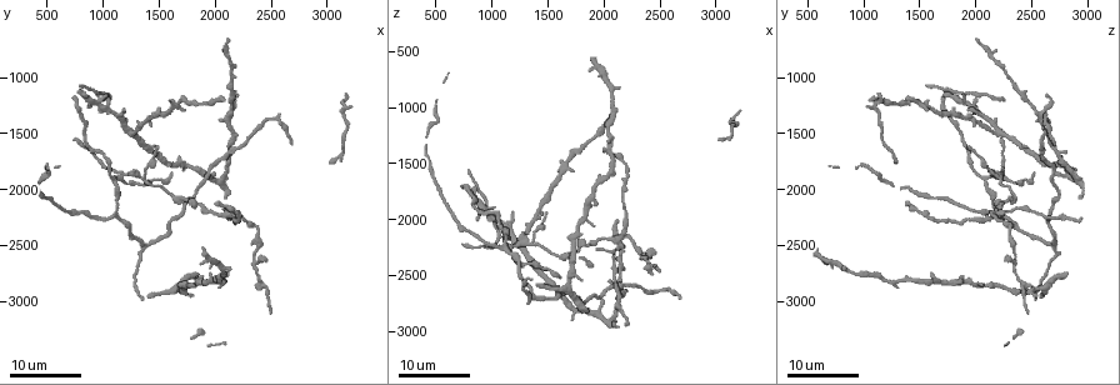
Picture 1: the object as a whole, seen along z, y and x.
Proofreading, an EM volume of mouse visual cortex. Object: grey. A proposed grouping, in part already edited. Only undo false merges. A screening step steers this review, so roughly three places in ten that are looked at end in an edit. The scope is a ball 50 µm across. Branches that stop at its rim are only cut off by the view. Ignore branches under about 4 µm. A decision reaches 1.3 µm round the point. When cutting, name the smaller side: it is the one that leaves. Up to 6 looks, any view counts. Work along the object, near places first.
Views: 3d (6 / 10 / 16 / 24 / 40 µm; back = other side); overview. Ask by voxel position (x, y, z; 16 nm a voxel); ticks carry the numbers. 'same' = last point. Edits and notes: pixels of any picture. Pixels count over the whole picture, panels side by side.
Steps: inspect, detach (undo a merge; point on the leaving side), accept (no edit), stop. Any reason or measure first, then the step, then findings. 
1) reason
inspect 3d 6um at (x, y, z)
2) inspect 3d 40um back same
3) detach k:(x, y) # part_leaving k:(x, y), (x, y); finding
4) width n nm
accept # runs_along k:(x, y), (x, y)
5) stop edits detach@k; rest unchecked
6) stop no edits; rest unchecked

inspect 3d 16um at (1280, 1500, 2180)

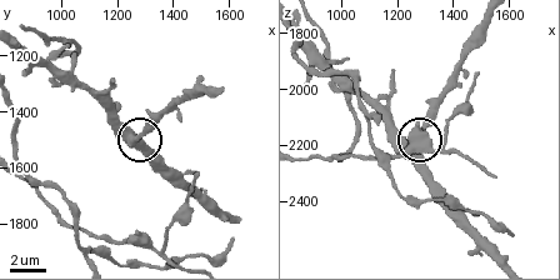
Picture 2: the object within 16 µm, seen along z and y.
zoom in
inspect 3d 6um same

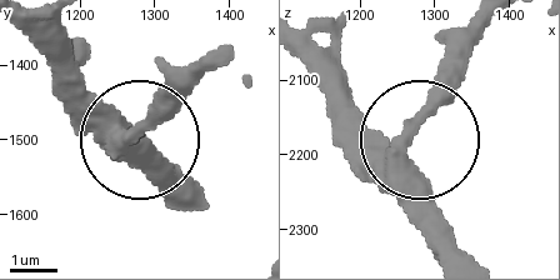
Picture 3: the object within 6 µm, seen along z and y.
inspect 3d 6um back at (1250, 1485, 2180)

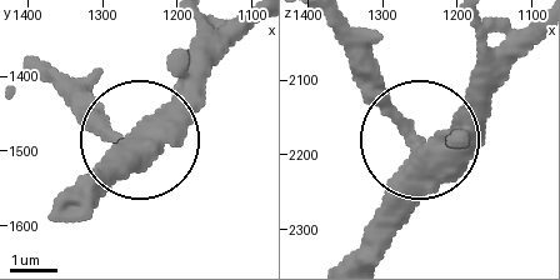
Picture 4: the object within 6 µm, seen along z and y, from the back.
accept # runs_along 4:(349, 254), (413, 146), (500, 79); one cell here

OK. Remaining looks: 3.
three arms meet
inspect 3d 16um at (2140, 2200, 2180)

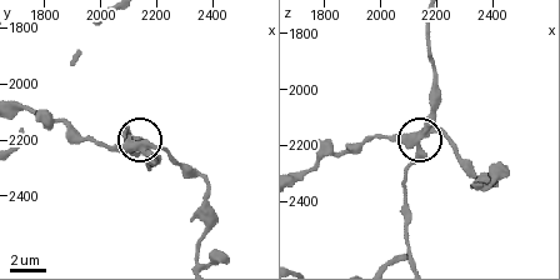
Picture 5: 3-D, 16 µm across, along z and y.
inspect 3d 10um at (2140, 2220, 2190)

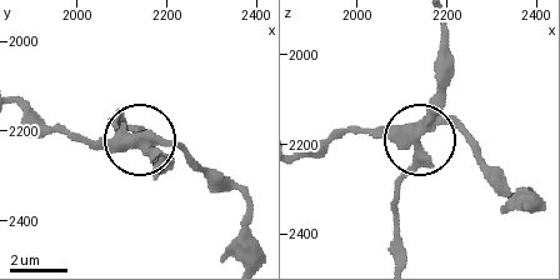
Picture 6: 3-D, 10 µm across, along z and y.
accept # all the same cell

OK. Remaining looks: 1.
stop no edits; rest unchecked

